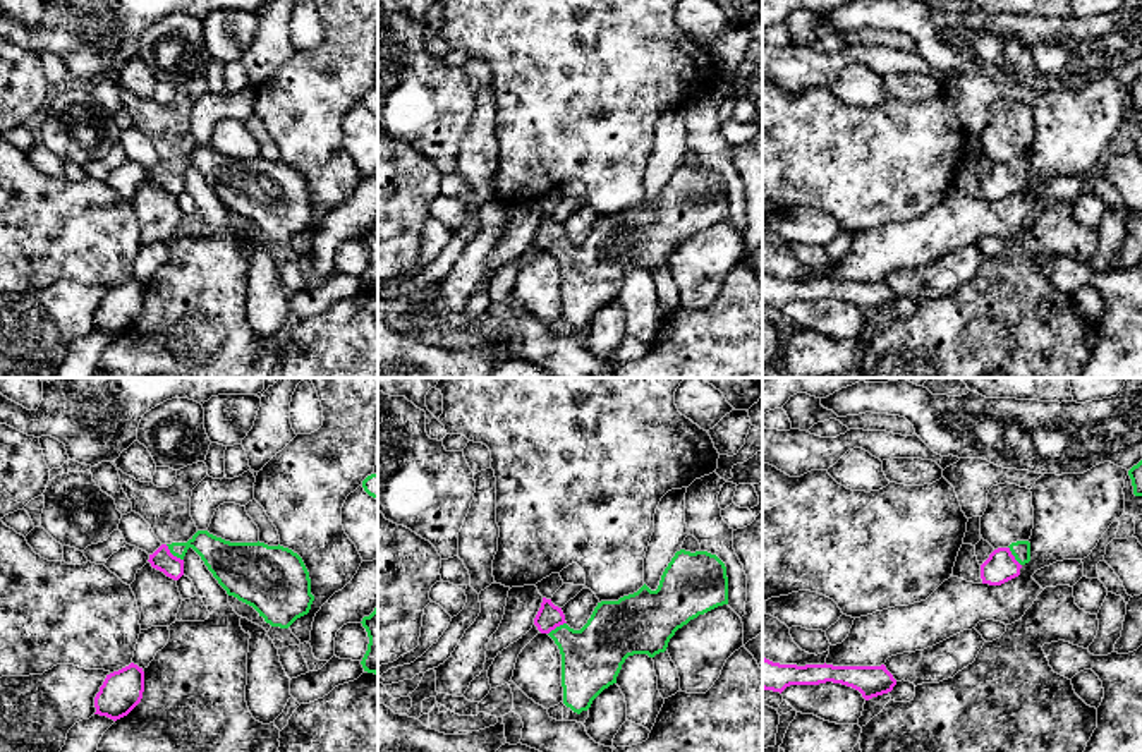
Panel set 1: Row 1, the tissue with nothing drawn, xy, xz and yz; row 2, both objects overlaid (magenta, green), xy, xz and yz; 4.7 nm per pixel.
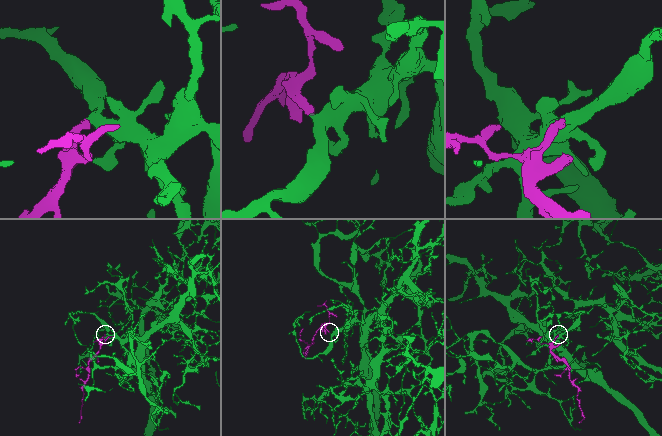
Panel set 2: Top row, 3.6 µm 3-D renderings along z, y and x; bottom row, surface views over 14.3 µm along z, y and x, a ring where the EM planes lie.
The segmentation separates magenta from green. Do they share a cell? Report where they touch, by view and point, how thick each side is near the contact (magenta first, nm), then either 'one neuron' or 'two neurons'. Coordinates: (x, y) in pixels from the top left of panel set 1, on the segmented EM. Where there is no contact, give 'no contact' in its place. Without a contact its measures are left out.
meets magenta in xy at (172, 555); 100 nm thick on the magenta side, 180 nm on the other; one neuron

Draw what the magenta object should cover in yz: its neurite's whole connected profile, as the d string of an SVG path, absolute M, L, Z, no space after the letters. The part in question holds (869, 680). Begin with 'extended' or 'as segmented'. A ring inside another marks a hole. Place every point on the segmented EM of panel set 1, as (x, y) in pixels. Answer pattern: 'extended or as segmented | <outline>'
as segmented | M762 656L762 688L783 692L790 685L841 683L862 694L866 700L888 694L896 685L893 675L881 666L833 666L833 664L780 664Z

